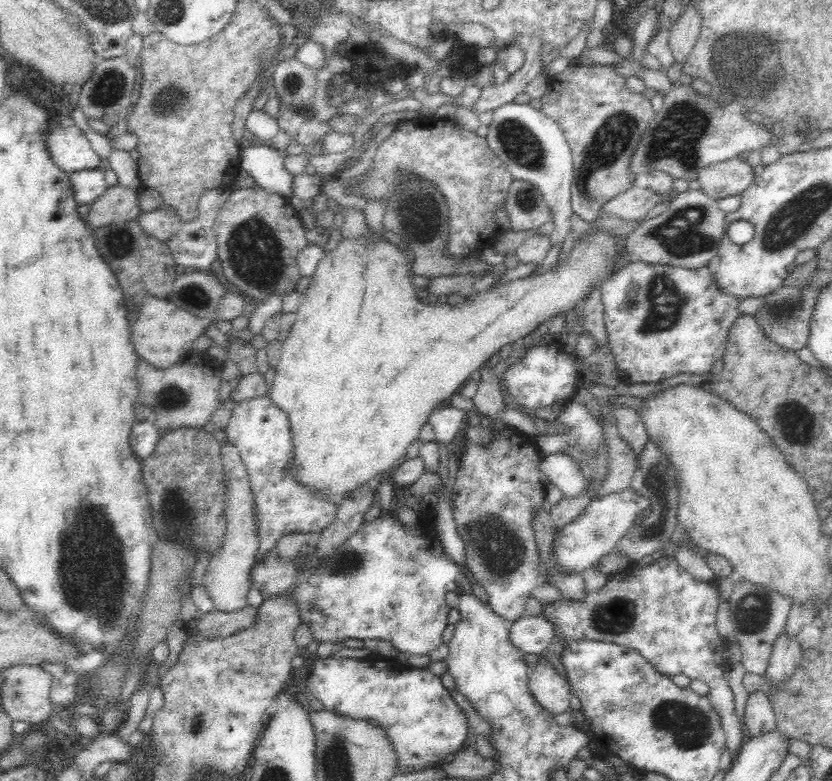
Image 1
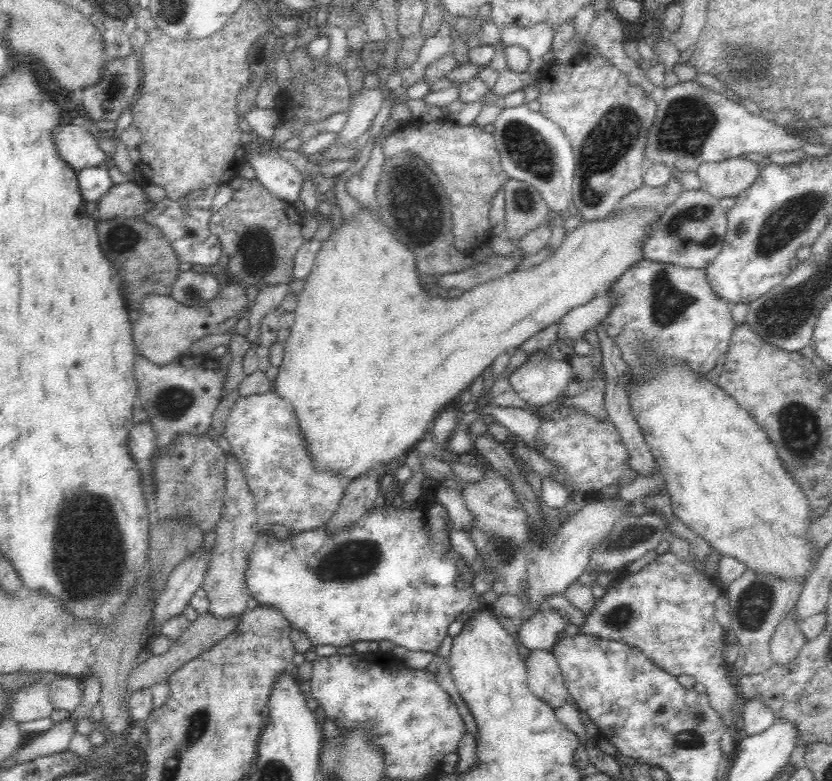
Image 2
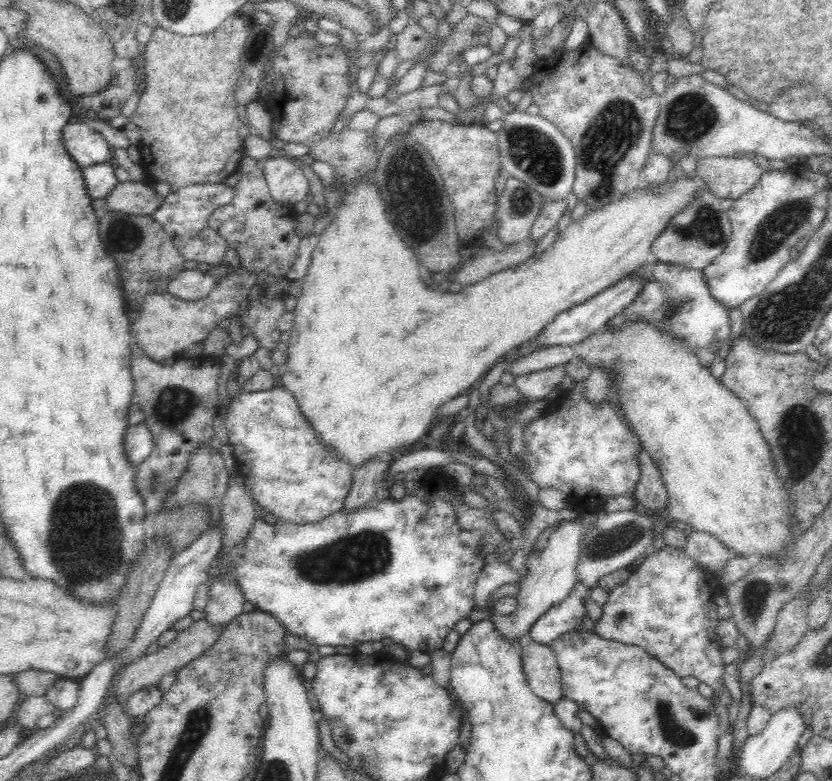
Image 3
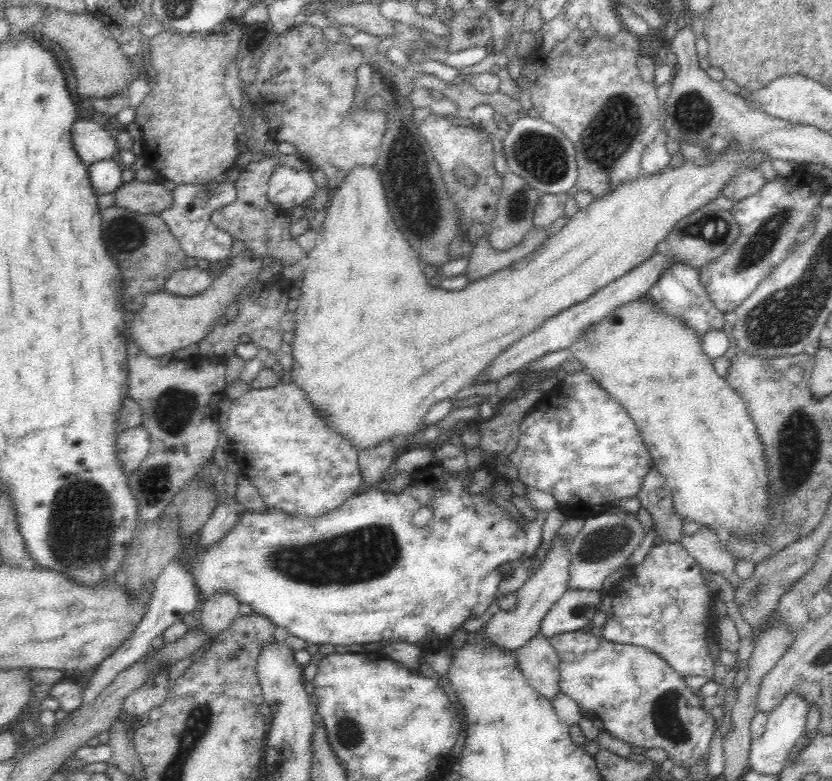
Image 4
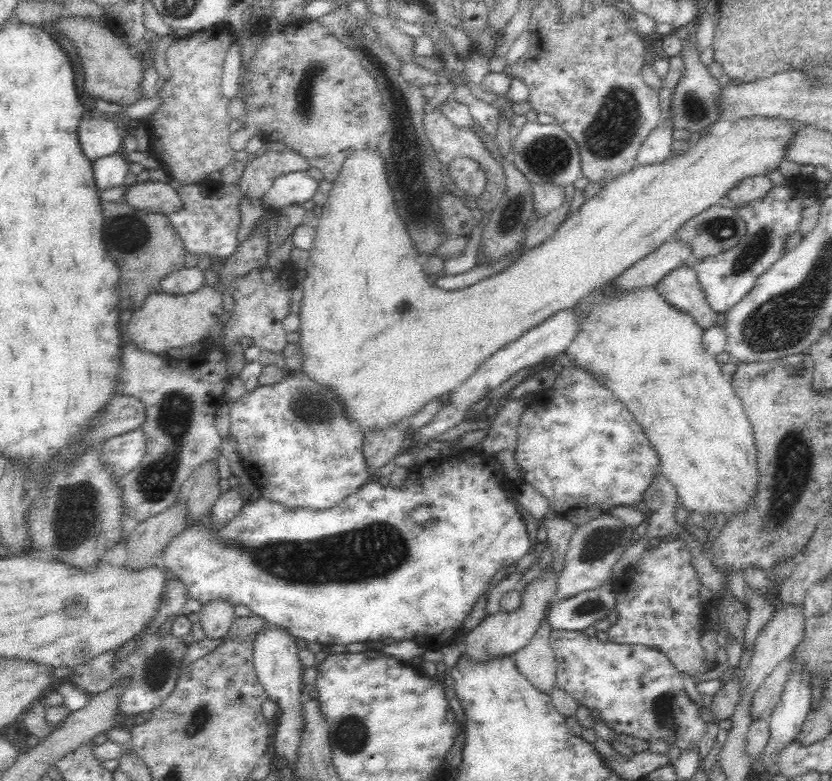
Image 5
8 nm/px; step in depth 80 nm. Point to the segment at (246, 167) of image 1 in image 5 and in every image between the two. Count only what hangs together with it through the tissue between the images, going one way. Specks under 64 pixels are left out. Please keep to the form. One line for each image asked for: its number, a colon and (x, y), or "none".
2: (279, 176)
3: (286, 182)
4: (288, 187)
5: (296, 187)

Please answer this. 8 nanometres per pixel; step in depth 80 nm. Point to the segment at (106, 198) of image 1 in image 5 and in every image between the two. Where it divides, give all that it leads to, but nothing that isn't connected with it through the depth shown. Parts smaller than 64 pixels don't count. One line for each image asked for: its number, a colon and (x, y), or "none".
2: (125, 200)
3: (134, 198)
4: (141, 197)
5: (154, 197)

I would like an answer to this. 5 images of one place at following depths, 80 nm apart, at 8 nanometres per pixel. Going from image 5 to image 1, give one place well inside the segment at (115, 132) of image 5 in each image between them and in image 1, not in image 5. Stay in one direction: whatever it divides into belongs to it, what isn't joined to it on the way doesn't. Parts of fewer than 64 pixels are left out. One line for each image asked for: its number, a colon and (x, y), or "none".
1: (68, 147)
2: (75, 146)
3: (87, 147)
4: (92, 143)

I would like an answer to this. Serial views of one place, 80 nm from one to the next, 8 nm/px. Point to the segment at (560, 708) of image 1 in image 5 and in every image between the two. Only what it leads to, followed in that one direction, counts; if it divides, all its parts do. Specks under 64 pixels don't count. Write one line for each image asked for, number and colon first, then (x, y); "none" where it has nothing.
2: (544, 678)
3: (543, 675)
4: (537, 659)
5: (536, 661)

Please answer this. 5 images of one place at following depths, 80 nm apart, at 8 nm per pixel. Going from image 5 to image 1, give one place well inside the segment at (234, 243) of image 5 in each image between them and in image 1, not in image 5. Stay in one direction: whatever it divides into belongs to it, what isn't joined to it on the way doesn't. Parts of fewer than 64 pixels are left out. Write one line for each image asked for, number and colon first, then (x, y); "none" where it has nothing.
1: (193, 244)
2: (185, 223)
3: (184, 215)
4: (188, 217)

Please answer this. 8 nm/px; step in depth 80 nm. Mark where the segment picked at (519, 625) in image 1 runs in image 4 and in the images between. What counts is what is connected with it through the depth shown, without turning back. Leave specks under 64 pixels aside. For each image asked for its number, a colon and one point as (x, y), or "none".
2: (541, 630)
3: (564, 616)
4: (573, 611)

